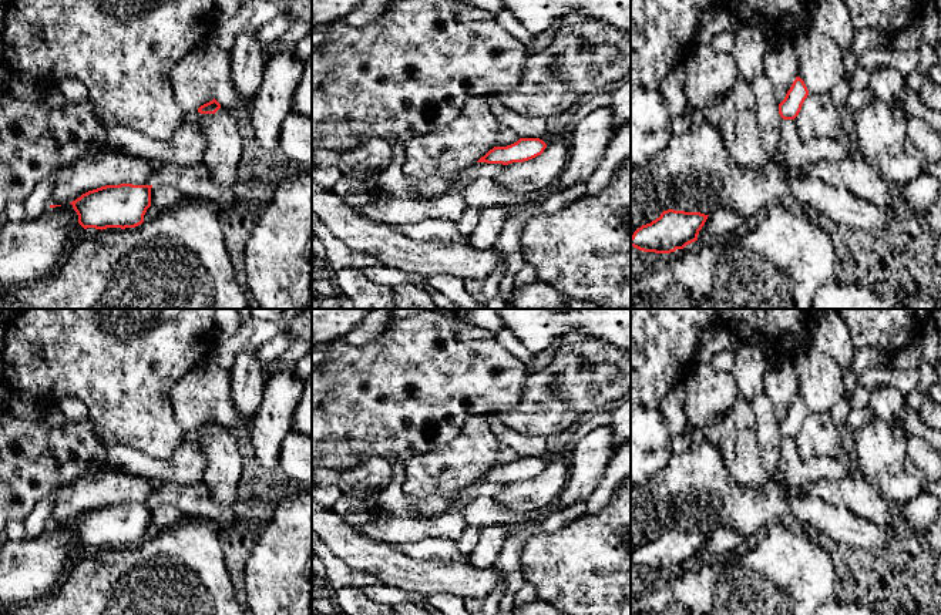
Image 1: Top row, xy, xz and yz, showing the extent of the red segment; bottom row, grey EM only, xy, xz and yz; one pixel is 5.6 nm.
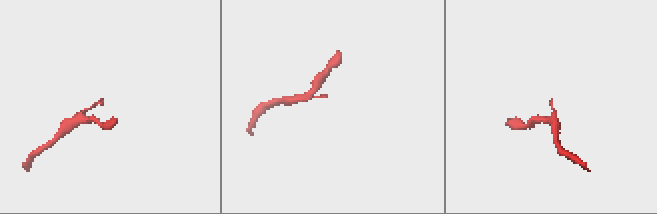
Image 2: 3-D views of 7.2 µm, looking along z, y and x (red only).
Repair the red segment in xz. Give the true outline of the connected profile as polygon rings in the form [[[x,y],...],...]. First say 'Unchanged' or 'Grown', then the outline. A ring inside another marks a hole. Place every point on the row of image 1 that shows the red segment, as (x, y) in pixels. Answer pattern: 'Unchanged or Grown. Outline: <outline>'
Unchanged. Outline: [[[520,138],[507,147],[494,147],[477,162],[503,164],[524,162],[544,152],[547,144],[540,138]]]

